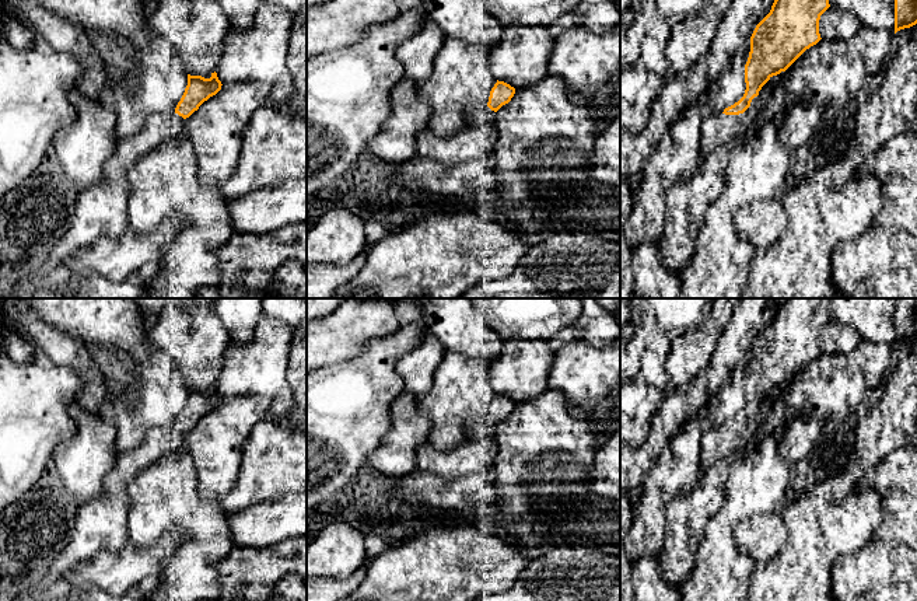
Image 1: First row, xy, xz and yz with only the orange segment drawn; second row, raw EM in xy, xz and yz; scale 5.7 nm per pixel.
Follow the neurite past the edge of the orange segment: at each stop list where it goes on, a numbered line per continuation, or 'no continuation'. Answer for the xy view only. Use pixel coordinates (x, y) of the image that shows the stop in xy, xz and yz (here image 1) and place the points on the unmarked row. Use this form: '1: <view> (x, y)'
1: xy (101, 526)

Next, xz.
1: xz (485, 427)

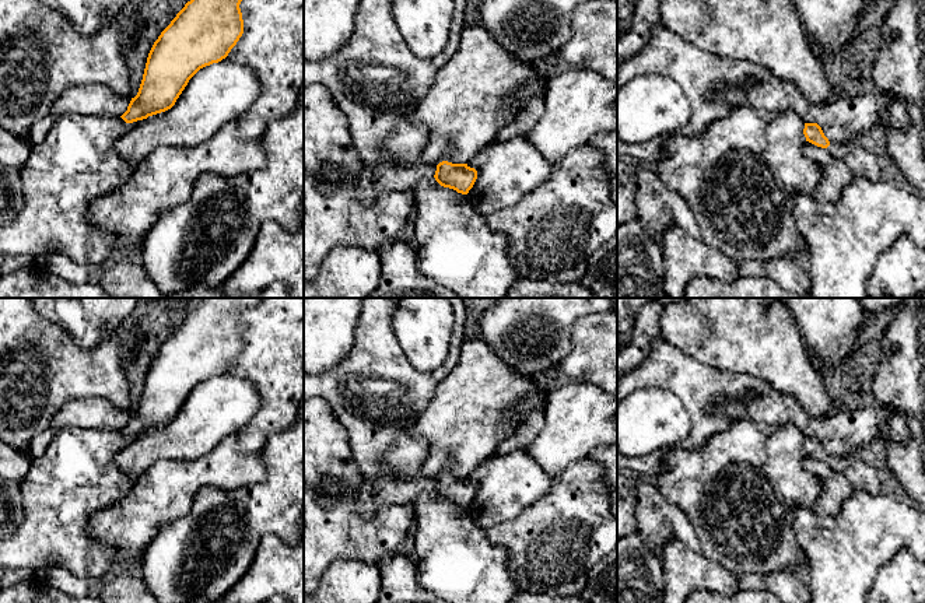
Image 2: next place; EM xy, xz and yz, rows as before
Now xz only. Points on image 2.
no continuation

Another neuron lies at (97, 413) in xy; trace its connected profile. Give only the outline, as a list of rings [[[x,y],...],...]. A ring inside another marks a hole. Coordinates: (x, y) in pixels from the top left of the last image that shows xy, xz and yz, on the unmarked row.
[[[99,396],[77,397],[66,400],[52,418],[49,427],[29,442],[29,457],[41,457],[55,432],[62,428],[92,428],[105,431],[120,431],[132,411],[115,409],[106,399]]]

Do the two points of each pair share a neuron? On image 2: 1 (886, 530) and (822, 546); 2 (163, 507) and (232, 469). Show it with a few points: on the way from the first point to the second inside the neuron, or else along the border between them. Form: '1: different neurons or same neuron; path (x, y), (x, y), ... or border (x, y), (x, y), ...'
1: same neuron; path (871, 530), (852, 546), (837, 546)
2: same neuron; path (179, 490), (196, 473), (216, 469)

